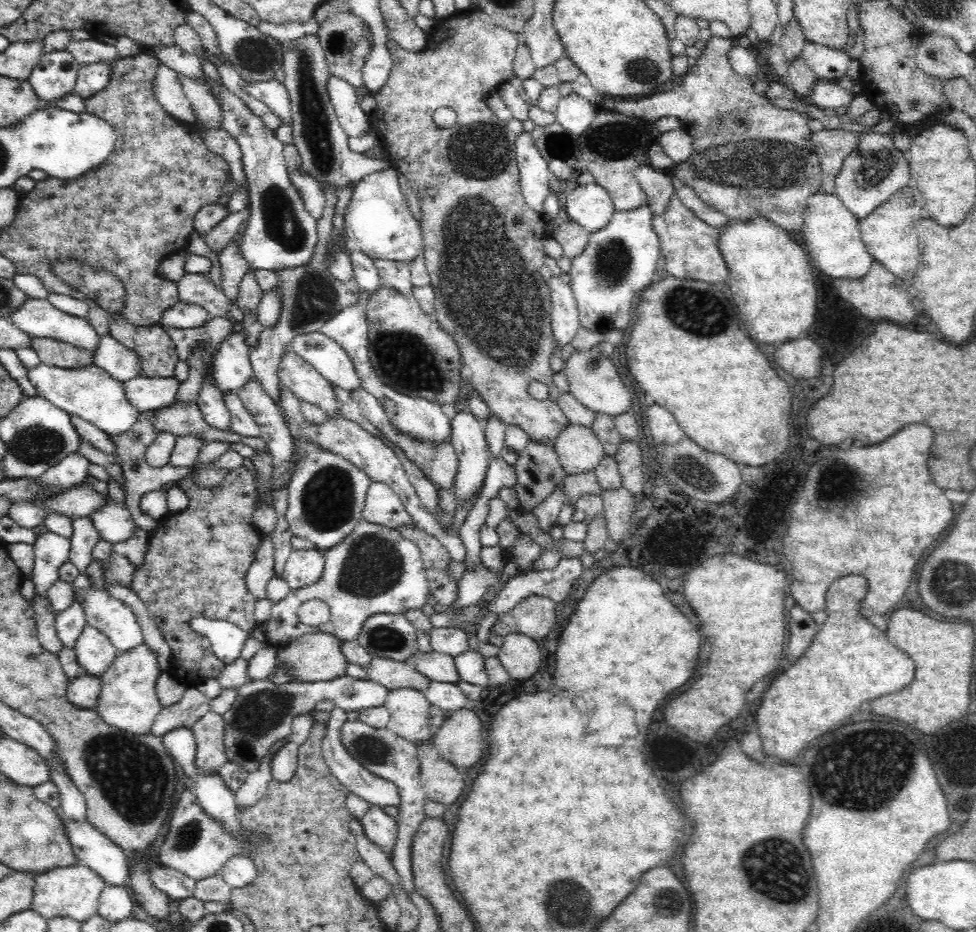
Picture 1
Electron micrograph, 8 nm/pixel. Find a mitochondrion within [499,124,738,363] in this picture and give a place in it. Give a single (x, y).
(700, 313)

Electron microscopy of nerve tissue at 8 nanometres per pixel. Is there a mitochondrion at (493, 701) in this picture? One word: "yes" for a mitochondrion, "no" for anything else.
no

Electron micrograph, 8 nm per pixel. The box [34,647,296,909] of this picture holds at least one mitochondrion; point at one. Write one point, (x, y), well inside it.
(130, 774)

